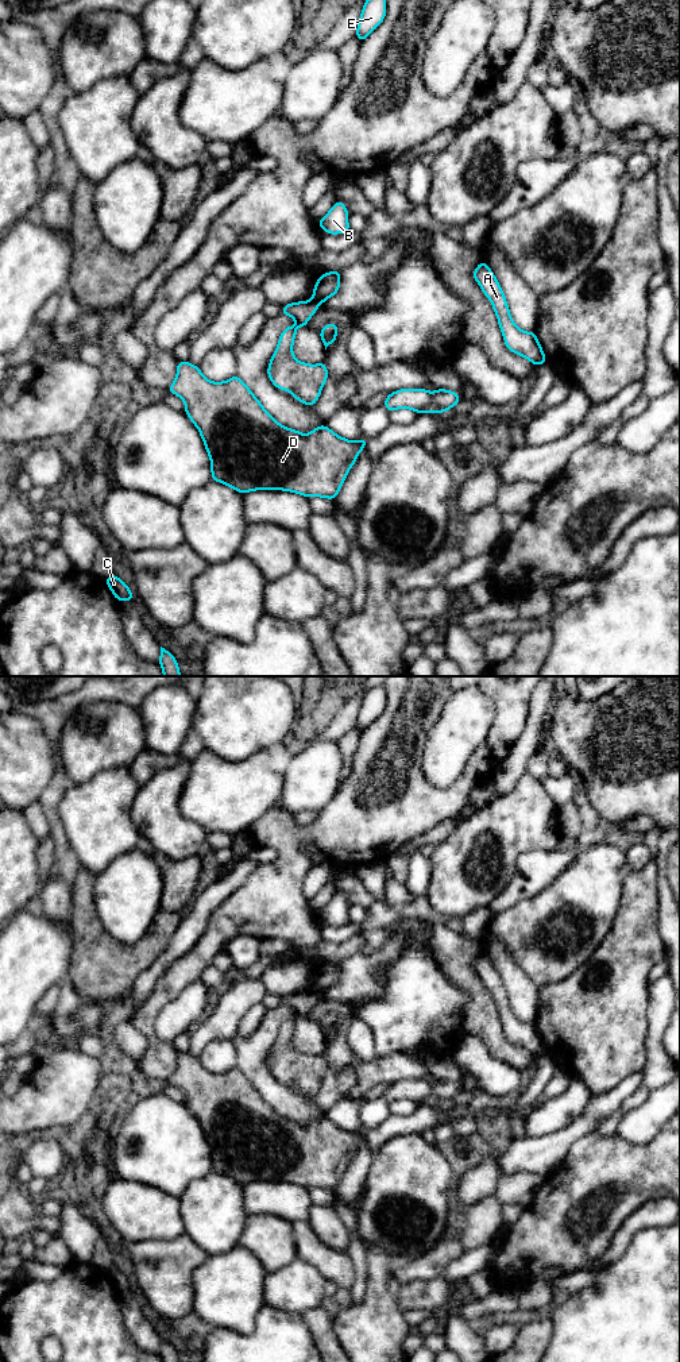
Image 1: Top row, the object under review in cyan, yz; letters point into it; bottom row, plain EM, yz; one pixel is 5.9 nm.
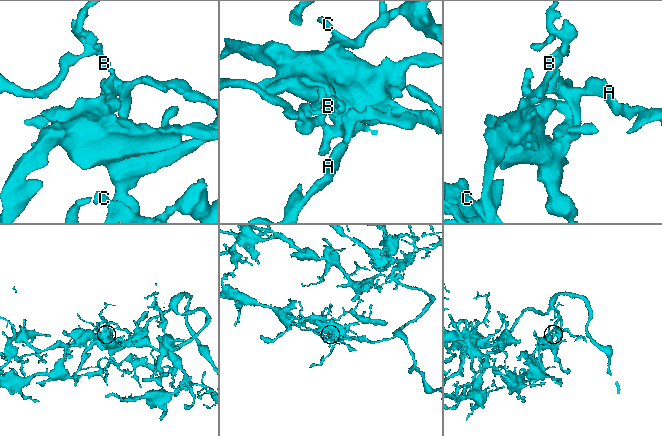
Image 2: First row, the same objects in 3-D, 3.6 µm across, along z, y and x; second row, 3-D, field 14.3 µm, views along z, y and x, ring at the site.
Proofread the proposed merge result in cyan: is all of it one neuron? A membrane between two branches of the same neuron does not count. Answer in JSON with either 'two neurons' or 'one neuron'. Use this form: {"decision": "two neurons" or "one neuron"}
{"decision": "two neurons"}

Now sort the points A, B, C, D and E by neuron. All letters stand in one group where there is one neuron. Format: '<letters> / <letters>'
A C D / B E

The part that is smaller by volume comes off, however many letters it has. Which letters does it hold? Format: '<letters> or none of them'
B, E

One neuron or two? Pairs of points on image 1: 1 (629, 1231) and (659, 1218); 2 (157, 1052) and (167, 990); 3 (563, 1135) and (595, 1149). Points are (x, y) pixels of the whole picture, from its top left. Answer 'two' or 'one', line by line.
1: one
2: one
3: two

